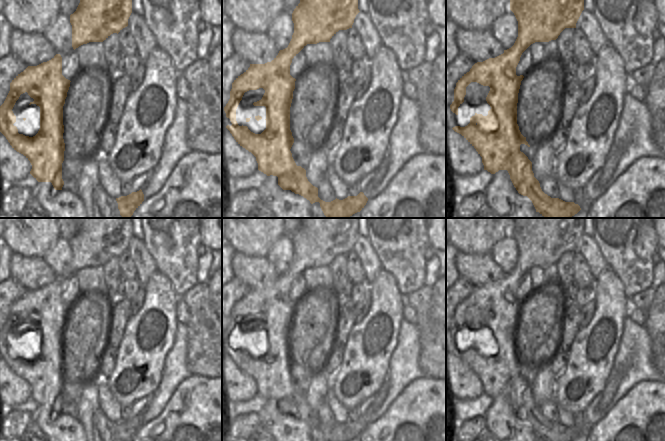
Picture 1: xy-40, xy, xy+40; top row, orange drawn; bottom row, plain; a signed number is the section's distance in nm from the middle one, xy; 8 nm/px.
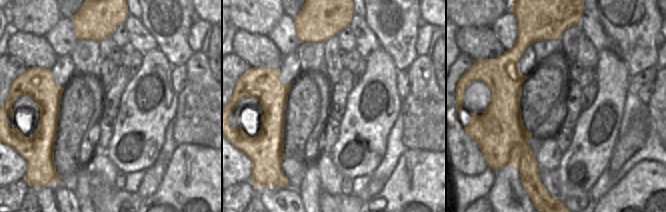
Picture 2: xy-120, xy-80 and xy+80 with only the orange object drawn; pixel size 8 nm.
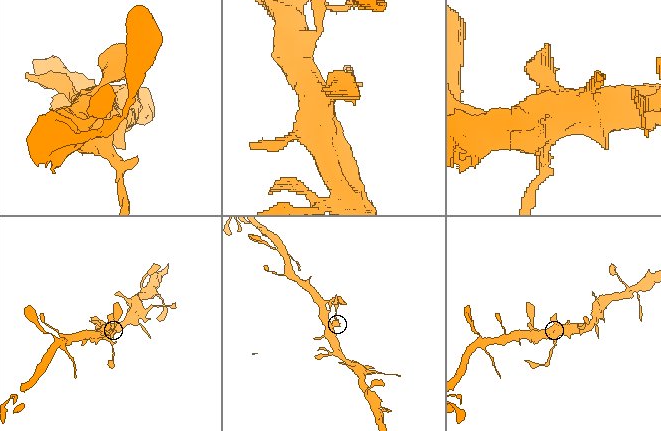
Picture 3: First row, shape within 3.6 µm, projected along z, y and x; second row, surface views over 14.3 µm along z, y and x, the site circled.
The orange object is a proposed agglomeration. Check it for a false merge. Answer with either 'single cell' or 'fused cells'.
single cell

